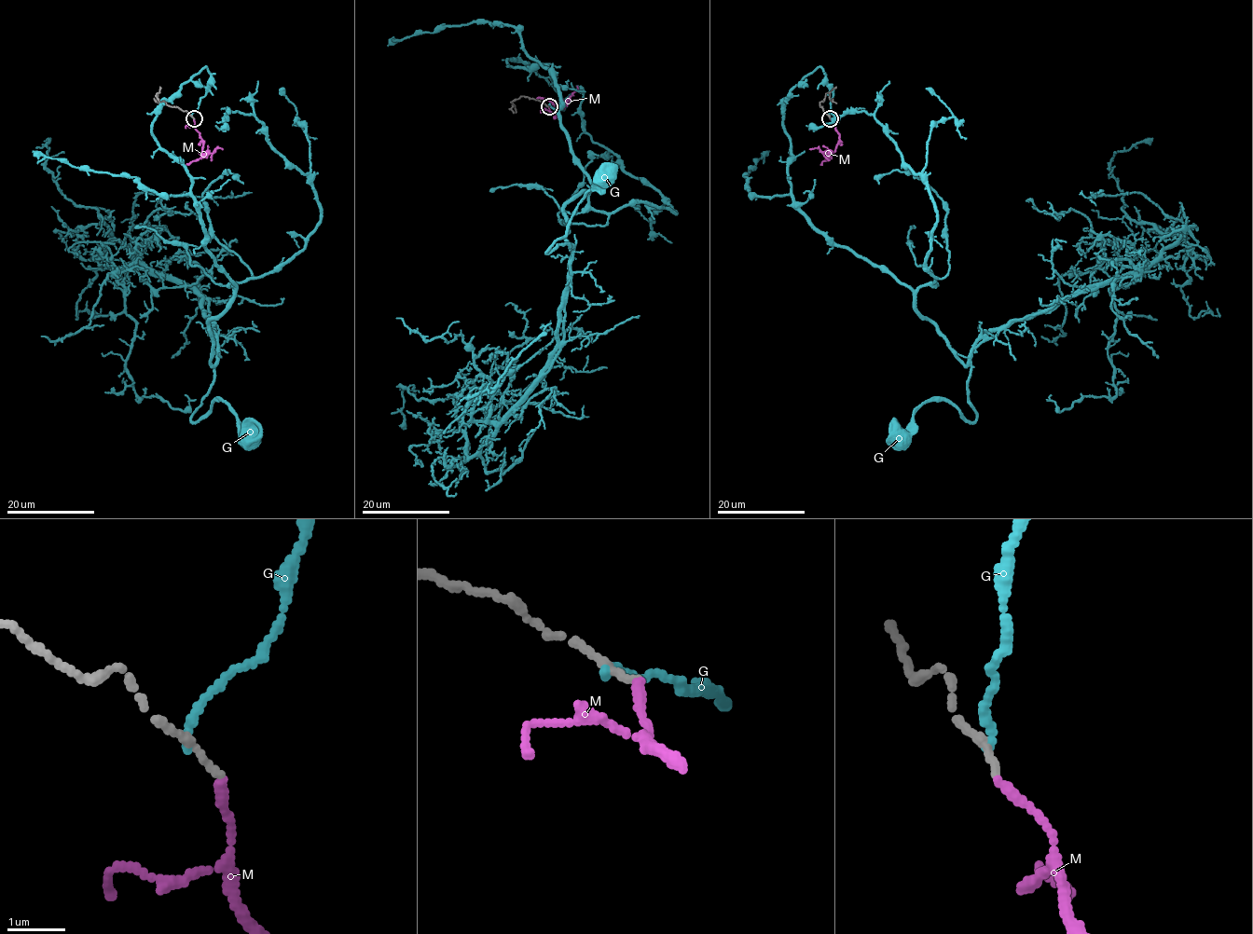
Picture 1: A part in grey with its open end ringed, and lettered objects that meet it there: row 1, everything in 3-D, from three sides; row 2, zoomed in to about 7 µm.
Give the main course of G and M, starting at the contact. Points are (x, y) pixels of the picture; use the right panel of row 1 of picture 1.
G: (829, 116), (818, 67), (785, 102), (794, 206), (911, 289), (970, 366), (976, 419), (929, 400), (899, 436)
M: (830, 118), (839, 133), (836, 148), (832, 154), (823, 154), (818, 148), (809, 149)

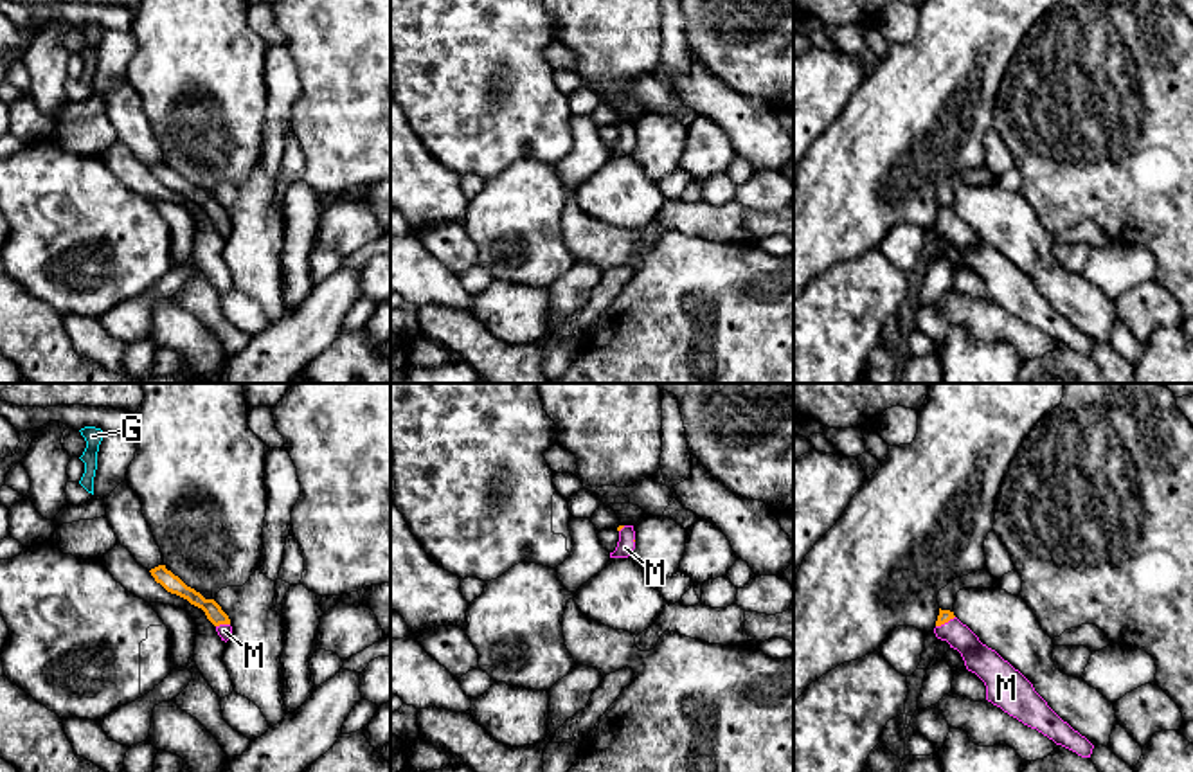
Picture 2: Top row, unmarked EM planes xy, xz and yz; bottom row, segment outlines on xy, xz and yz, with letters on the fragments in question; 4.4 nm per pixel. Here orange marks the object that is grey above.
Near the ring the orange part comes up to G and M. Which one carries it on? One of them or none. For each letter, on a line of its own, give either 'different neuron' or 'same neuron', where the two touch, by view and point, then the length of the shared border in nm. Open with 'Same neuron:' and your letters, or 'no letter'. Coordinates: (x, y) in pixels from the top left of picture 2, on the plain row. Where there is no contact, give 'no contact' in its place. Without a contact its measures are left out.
Same neuron: M
G: different neuron; no contact
M: same neuron; contact yz (945, 218); length 100 nm

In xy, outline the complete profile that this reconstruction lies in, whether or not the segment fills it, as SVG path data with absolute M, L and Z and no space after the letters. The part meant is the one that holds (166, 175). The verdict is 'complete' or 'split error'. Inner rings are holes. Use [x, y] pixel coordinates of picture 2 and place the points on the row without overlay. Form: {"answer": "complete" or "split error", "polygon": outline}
{"answer": "split error", "polygon": "M158 162L149 167L157 180L160 180L167 189L176 191L187 196L191 202L202 205L207 216L216 223L221 238L229 238L232 232L232 223L229 212L221 207L221 203L214 196L205 196L200 189L187 184L178 173L166 166L166 162Z"}

